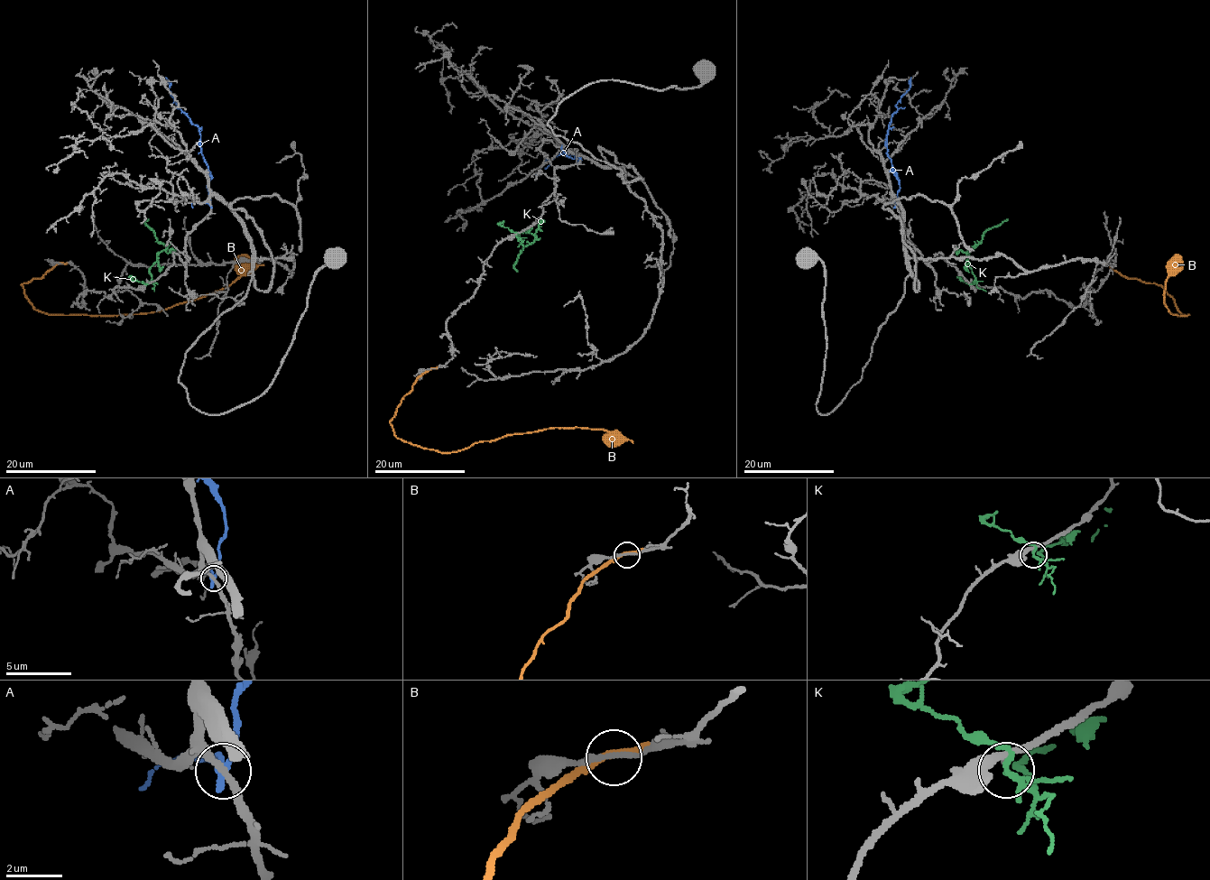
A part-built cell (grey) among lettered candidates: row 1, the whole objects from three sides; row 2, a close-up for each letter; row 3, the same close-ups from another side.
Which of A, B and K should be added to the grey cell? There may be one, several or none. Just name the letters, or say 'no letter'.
no letter

